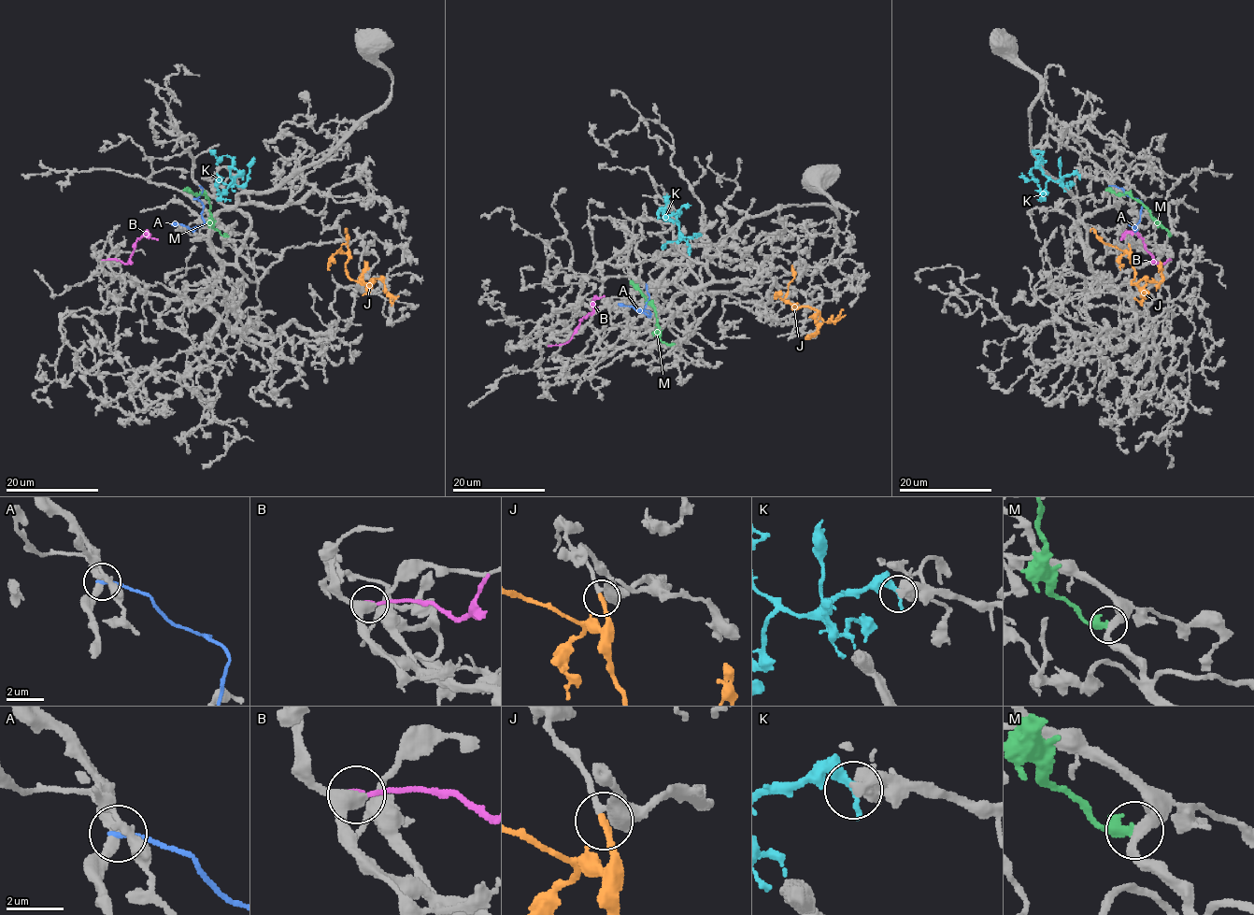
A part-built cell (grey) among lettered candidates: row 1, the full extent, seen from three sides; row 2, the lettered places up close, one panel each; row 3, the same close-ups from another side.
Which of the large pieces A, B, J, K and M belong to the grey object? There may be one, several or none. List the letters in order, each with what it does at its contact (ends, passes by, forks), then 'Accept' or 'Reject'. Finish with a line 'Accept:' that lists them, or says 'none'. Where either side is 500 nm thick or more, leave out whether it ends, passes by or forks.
A: It ends there. Reject
B: It ends there. Accept
J: It ends there. Accept
K: It ends there. Accept
M: It ends there. Reject
Accept: B, J, K

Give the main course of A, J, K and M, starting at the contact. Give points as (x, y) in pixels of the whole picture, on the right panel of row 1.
A: (1111, 185), (1122, 189), (1142, 204), (1139, 222), (1134, 228), (1129, 224)
J: (1129, 244), (1132, 284), (1147, 279), (1146, 295), (1140, 302), (1134, 297)
K: (1078, 175), (1068, 174), (1061, 179), (1049, 179), (1038, 164), (1039, 155), (1038, 158), (1034, 154), (1044, 150)
M: (1169, 235), (1141, 203), (1130, 194), (1115, 193), (1105, 189)

